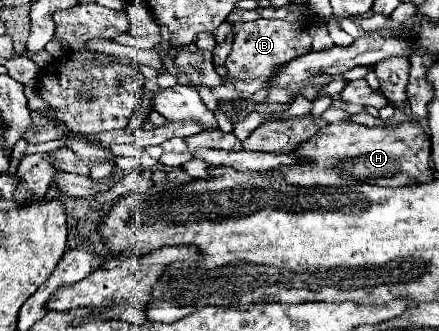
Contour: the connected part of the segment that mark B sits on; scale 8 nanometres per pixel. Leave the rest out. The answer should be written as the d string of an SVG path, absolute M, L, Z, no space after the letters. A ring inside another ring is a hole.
M254 20L234 24L234 46L226 60L226 82L212 88L220 102L236 100L238 92L256 92L272 82L272 74L278 66L308 54L311 51L312 38L309 23L284 22L284 20Z

